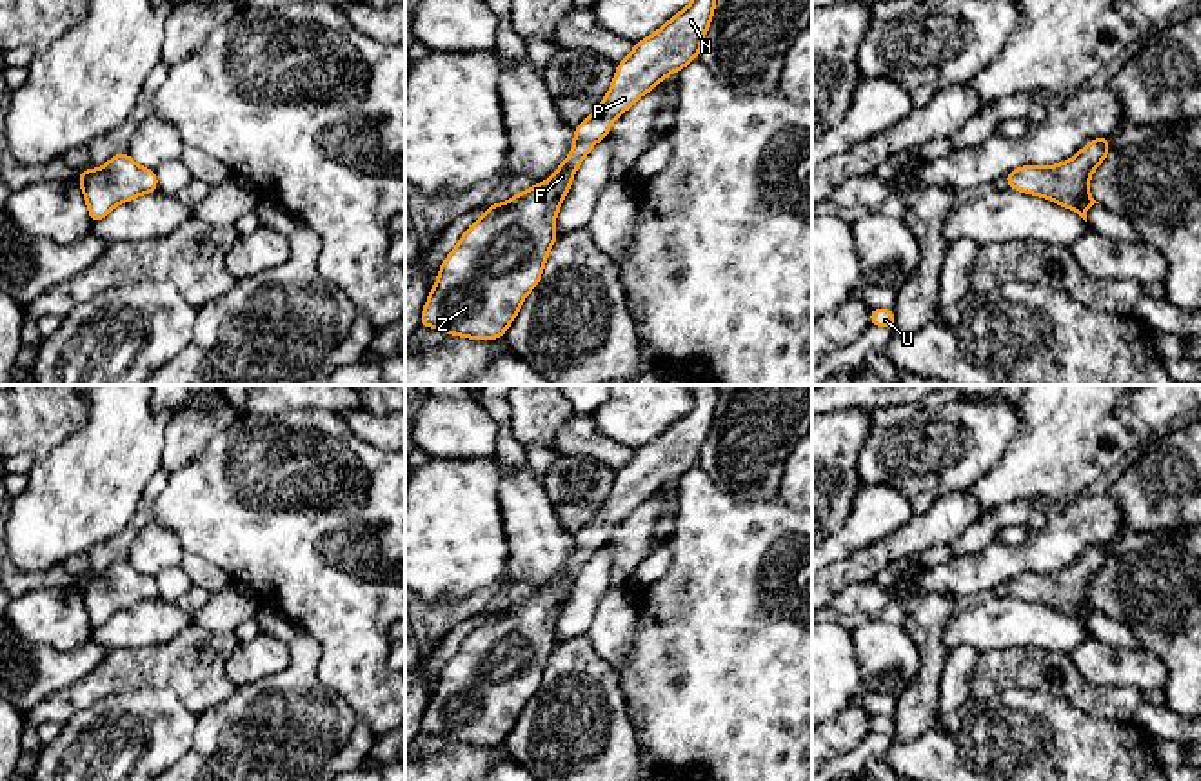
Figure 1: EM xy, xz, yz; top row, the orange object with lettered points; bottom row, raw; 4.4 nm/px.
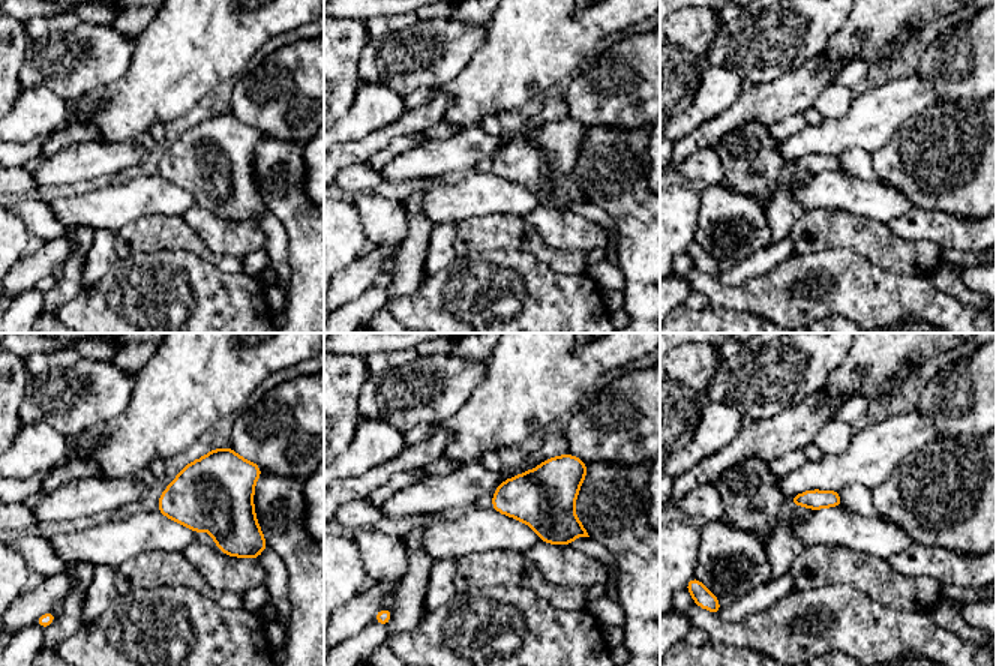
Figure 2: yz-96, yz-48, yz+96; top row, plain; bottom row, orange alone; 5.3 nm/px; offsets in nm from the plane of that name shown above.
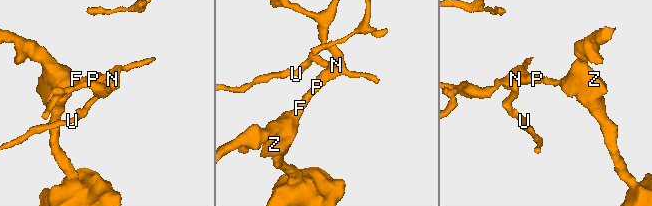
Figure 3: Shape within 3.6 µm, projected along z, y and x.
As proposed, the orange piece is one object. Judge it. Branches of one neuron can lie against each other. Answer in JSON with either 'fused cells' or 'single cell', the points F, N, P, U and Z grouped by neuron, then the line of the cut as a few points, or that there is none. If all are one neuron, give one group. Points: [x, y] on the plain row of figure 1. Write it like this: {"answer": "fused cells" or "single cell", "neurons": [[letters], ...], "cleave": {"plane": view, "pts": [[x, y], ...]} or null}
{"answer": "single cell", "neurons": [["F", "N", "P", "U", "Z"]], "cleave": null}

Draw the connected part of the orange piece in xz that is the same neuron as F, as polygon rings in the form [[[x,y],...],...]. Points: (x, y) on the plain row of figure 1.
[[[689,385],[689,390],[694,398],[694,409],[676,420],[654,441],[636,449],[634,458],[618,470],[610,496],[592,521],[574,534],[574,552],[552,585],[514,601],[505,610],[491,610],[487,619],[467,634],[458,652],[440,672],[420,732],[472,746],[498,746],[505,741],[525,703],[541,687],[549,656],[558,645],[556,619],[583,565],[594,550],[609,541],[612,529],[630,516],[641,501],[650,499],[665,483],[680,479],[690,467],[700,465],[701,447],[714,423],[718,389],[716,385]]]

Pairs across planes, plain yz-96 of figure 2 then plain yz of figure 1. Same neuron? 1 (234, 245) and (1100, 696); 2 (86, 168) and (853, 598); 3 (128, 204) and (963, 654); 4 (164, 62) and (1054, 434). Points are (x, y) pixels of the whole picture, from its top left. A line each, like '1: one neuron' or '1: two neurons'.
1: two neurons
2: two neurons
3: two neurons
4: one neuron

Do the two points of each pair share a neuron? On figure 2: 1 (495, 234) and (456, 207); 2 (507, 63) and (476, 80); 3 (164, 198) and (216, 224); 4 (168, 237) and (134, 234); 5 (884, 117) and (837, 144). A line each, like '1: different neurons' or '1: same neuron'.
1: different neurons
2: same neuron
3: different neurons
4: same neuron
5: same neuron

